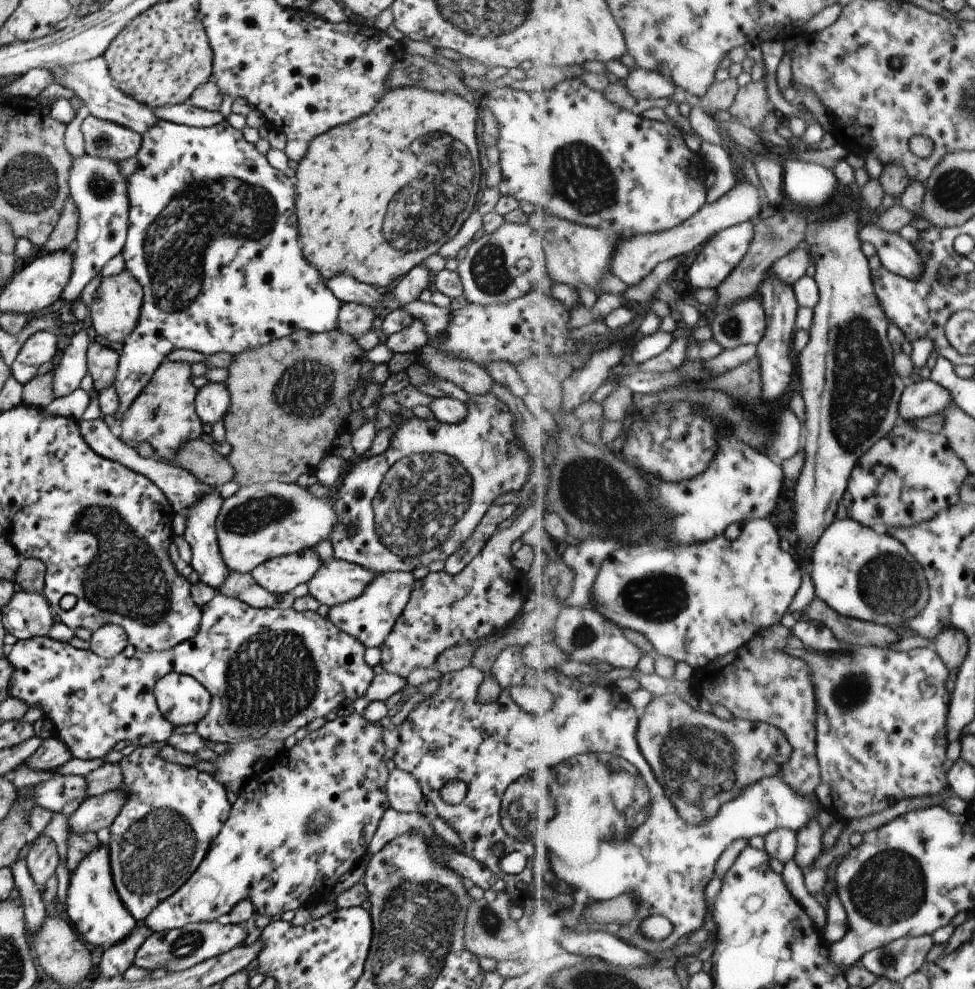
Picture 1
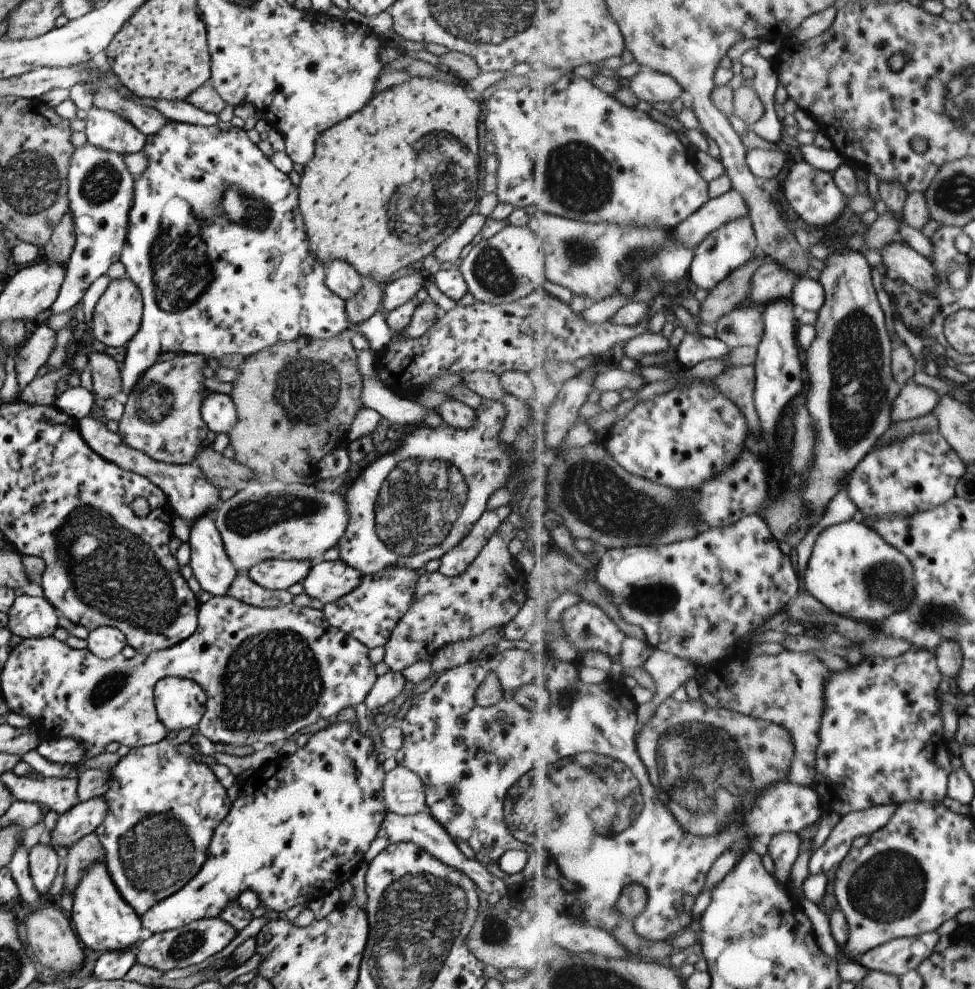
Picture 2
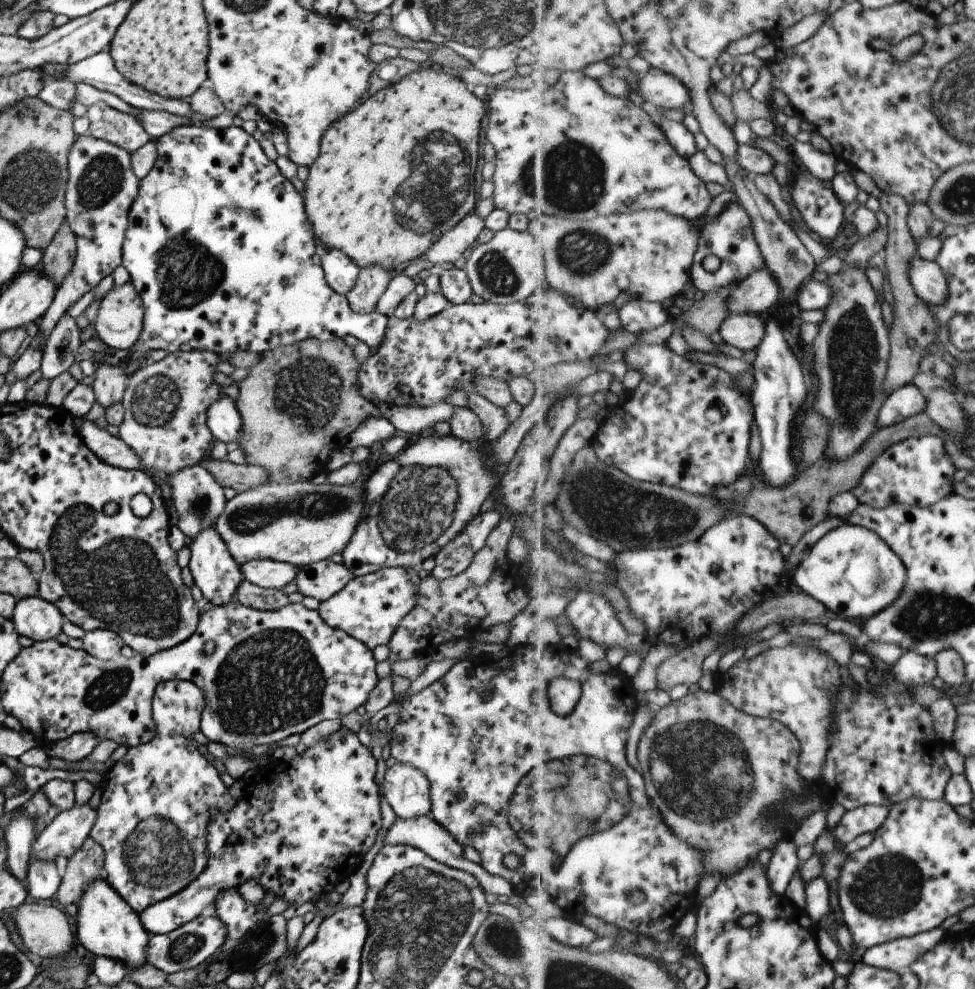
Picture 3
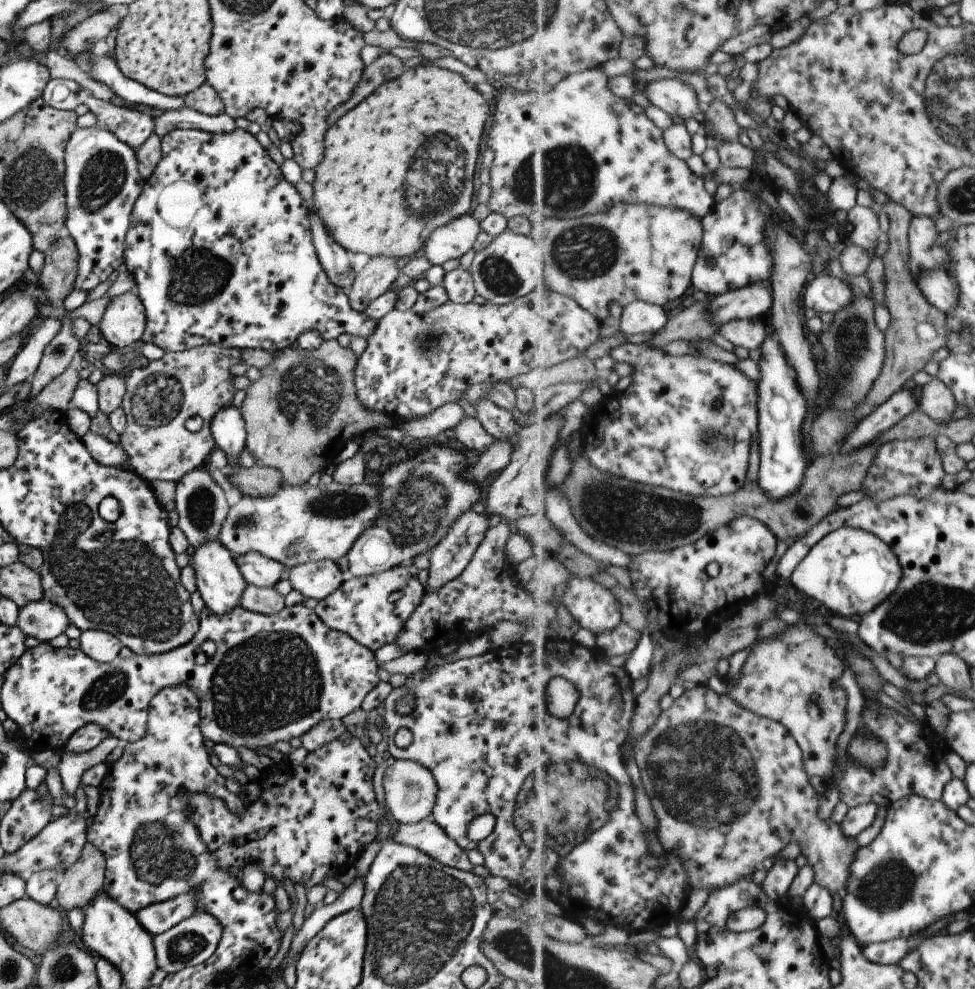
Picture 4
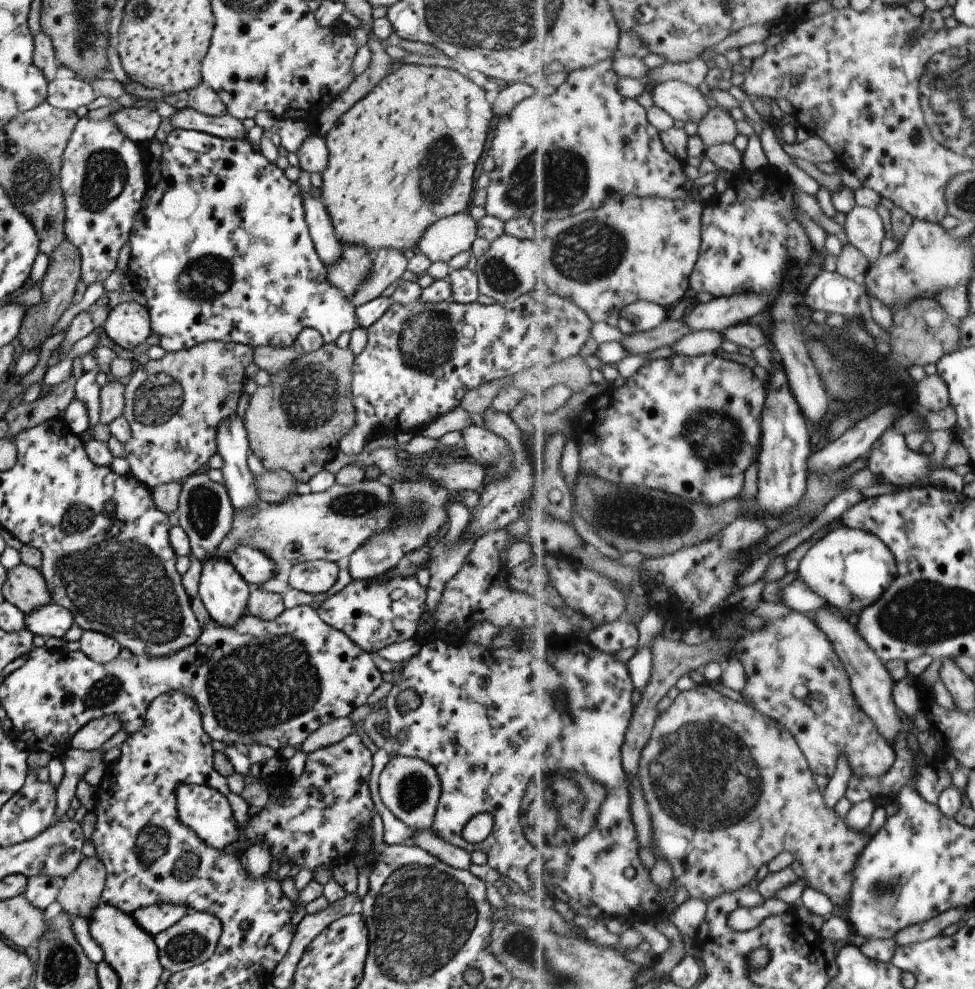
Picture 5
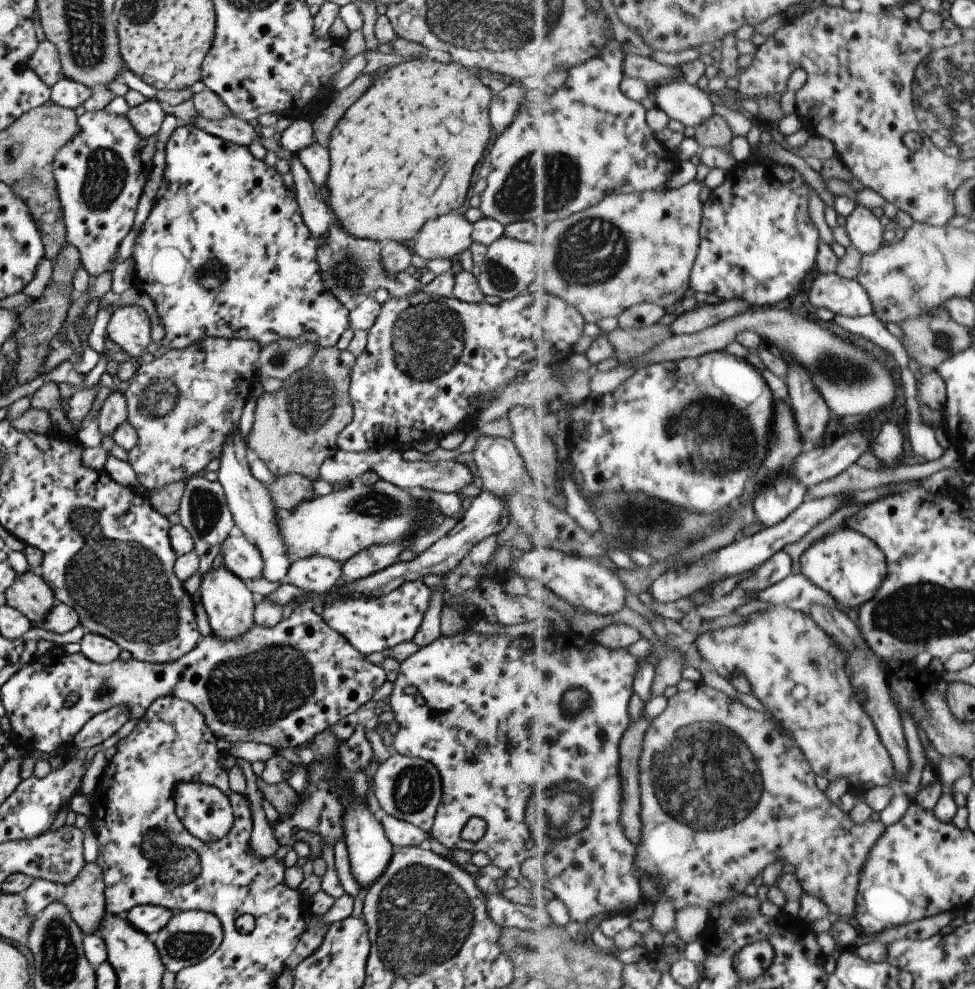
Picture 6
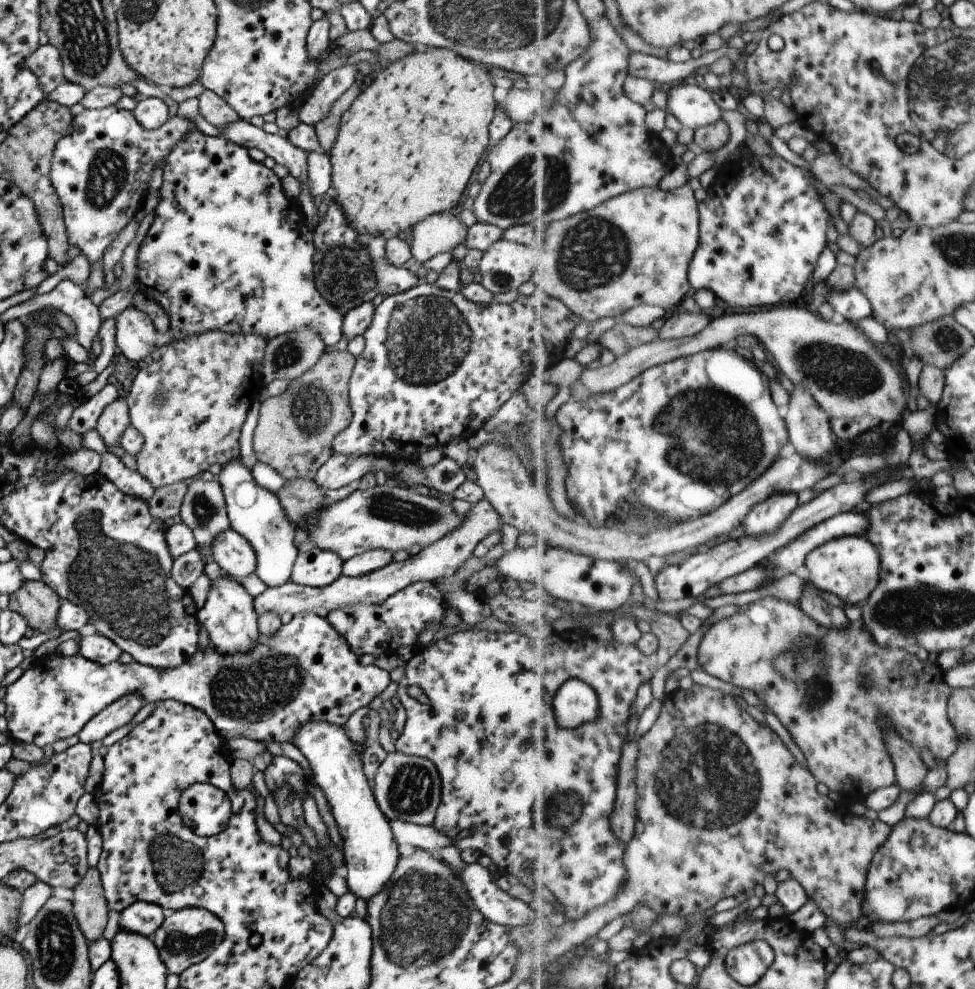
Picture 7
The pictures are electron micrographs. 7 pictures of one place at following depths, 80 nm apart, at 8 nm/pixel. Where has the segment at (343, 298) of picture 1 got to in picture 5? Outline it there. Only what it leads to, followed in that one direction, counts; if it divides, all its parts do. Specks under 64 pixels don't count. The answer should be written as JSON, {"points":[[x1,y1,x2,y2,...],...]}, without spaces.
{"points":[[300,170,299,178,295,184,302,196,304,208,304,219,308,228,308,235,313,243,315,252,319,260,327,267,332,267,341,258,342,246,336,239,334,230,329,220,329,215,325,210,321,199,311,198,307,190,312,185,309,183,308,173]]}

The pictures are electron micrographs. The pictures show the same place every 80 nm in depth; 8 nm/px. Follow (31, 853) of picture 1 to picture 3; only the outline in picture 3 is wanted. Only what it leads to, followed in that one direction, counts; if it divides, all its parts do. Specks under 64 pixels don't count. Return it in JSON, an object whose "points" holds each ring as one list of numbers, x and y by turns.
{"points":[[31,859,27,868,27,886,25,888,29,900,45,900,52,898,60,883,59,874,53,861]]}

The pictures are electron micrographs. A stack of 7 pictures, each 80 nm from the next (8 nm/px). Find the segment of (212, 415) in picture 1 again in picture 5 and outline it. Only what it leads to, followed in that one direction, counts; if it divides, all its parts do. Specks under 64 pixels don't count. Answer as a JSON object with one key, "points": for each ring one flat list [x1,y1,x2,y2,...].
{"points":[[237,415,224,418,219,421,215,436,216,453,223,461,220,471,231,509,253,508,259,498,246,463,250,450,243,421]]}

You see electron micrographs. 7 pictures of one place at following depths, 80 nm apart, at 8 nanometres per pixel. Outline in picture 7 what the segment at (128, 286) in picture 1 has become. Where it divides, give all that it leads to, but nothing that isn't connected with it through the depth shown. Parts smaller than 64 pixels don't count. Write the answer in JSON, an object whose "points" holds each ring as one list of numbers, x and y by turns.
{"points":[[130,306,112,319,115,344,125,358,139,362,152,351,156,331,146,313]]}

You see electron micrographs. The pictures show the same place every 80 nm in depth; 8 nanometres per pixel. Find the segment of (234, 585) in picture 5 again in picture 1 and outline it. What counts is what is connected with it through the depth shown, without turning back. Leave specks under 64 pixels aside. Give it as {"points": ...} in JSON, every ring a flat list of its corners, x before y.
{"points":[[205,488,204,491,205,493,183,512,185,516,185,529,182,537,187,541,190,548,189,566,197,573,199,581,216,590,229,572,228,568,223,564,222,556,219,554,214,525,222,498,219,492,213,488]]}

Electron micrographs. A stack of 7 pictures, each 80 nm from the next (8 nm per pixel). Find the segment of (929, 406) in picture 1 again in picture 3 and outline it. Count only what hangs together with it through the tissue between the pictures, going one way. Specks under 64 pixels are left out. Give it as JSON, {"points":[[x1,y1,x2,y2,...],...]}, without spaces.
{"points":[[912,382,894,390,879,411,880,428,888,427,909,417,925,412,928,405,927,394,923,394]]}

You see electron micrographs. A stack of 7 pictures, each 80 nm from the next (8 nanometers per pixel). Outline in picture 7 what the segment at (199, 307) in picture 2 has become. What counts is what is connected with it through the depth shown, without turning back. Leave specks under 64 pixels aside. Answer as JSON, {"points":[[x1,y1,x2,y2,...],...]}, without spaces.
{"points":[[191,129,184,134,167,153,162,168,162,183,158,190,159,200,153,210,153,218,149,229,138,246,136,254,136,277,140,286,140,292,156,302,167,315,169,320,168,330,172,333,170,342,181,340,183,337,206,333,207,331,221,331,236,335,239,333,262,336,265,340,272,339,283,333,295,332,303,327,311,327,320,336,325,348,337,344,342,336,342,320,344,314,330,305,314,285,312,231,299,214,294,201,288,199,283,192,280,178,267,169,261,162,253,161,247,155,247,149,233,144,223,138,208,136,198,129]]}

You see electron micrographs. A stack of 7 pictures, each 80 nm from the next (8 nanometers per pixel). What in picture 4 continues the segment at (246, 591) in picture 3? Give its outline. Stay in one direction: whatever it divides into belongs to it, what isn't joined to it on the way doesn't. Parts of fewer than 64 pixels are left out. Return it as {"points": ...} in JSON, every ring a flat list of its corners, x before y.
{"points":[[245,584,240,596,239,606,248,611,270,615,279,612,284,607,283,597,273,587,262,589]]}

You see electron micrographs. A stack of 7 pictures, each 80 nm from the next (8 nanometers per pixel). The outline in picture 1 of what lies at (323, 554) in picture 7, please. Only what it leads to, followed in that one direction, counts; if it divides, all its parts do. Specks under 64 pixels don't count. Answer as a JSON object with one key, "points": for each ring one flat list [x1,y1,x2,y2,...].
{"points":[[330,558,306,582,308,593,329,607,357,598,377,575,362,566]]}

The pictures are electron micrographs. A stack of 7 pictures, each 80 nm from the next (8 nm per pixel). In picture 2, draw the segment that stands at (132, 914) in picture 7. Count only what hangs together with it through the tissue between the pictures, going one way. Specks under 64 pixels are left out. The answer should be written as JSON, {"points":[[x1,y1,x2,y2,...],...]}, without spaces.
{"points":[[336,721,333,724,327,725,323,729,308,736,304,746,297,747,293,754,282,757,275,755,270,761,264,765,257,767,249,773,240,786,238,796,230,804,227,816,219,822,214,828,214,833,210,838,206,850,206,857,200,869,195,873,191,880,187,881,177,892,170,894,167,898,156,902,147,912,144,912,140,917,141,926,147,928,152,933,164,933,168,930,178,929,180,926,197,919,208,919,217,917,225,908,229,901,235,901,243,891,251,891,256,894,260,904,267,911,285,912,292,906,308,905,312,900,324,897,331,892,333,888,338,888,345,880,350,880,354,870,358,868,364,860,364,854,369,848,370,842,375,838,377,831,380,829,381,821,386,813,386,806,382,797,382,782,384,772,382,765,377,762,376,755,379,753,372,742,369,733,358,733,357,723,349,723,347,721]]}

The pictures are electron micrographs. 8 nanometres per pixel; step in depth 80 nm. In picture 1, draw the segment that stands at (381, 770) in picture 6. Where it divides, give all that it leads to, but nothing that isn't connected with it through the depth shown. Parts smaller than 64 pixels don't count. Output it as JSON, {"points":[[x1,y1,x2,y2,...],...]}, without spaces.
{"points":[[397,767,388,772,384,789,388,806,395,812,413,813,417,804,423,800,422,791,415,779]]}

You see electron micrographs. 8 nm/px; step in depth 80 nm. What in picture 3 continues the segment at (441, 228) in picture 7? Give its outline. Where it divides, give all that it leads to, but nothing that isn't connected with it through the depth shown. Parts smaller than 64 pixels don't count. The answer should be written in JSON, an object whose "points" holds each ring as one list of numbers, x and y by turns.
{"points":[[474,212,466,214,453,228,442,234,423,254,423,258,433,262,437,268,442,262,455,262,459,256,465,256,471,250,471,244,476,241,479,232,484,227,484,219]]}

